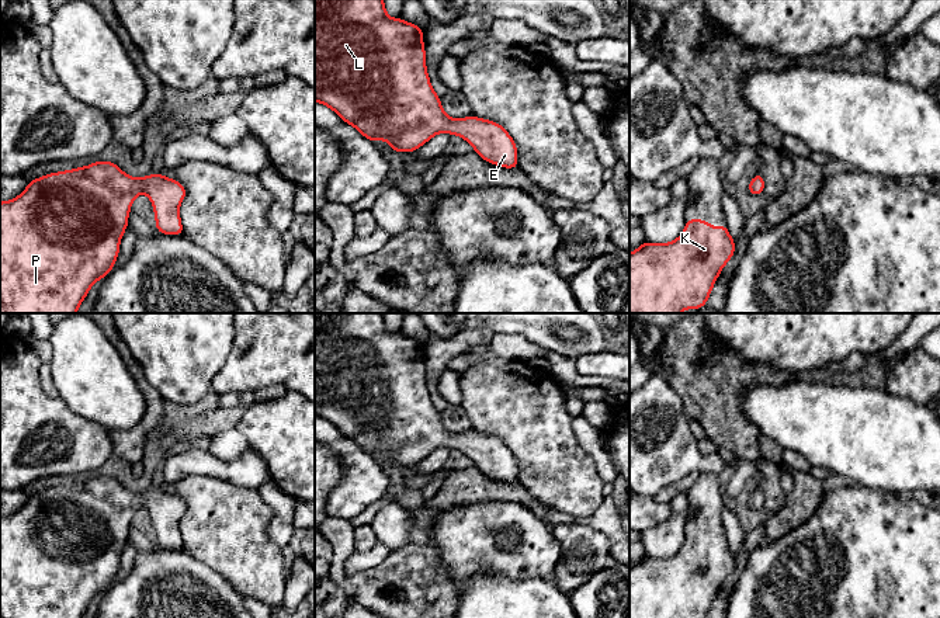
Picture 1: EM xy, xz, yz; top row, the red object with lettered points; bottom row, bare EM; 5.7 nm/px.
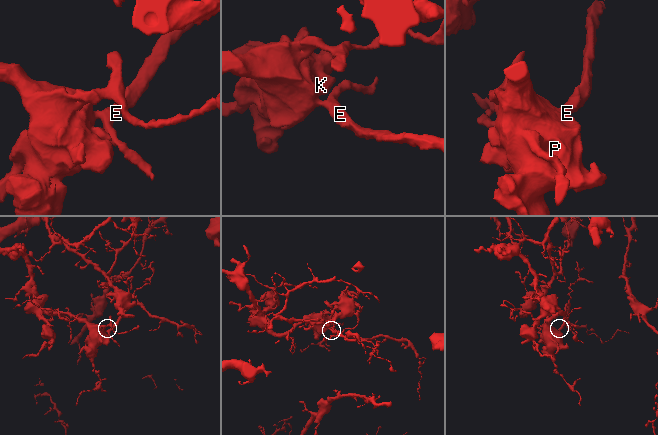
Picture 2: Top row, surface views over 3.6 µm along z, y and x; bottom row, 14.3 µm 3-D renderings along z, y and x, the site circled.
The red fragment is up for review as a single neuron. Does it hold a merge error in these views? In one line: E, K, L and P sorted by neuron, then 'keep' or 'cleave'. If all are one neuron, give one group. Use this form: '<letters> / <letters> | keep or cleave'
E K L P | keep

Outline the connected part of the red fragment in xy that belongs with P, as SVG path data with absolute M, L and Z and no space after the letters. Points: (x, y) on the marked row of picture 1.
M105 160L31 180L17 198L0 202L0 313L76 313L94 282L114 268L131 205L141 192L150 198L159 233L184 235L178 208L187 191L181 183L159 173L135 178Z

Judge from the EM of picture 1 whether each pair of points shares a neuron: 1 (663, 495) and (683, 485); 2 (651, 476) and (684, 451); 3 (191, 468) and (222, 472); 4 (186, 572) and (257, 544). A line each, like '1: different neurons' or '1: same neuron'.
1: same neuron
2: same neuron
3: same neuron
4: different neurons

